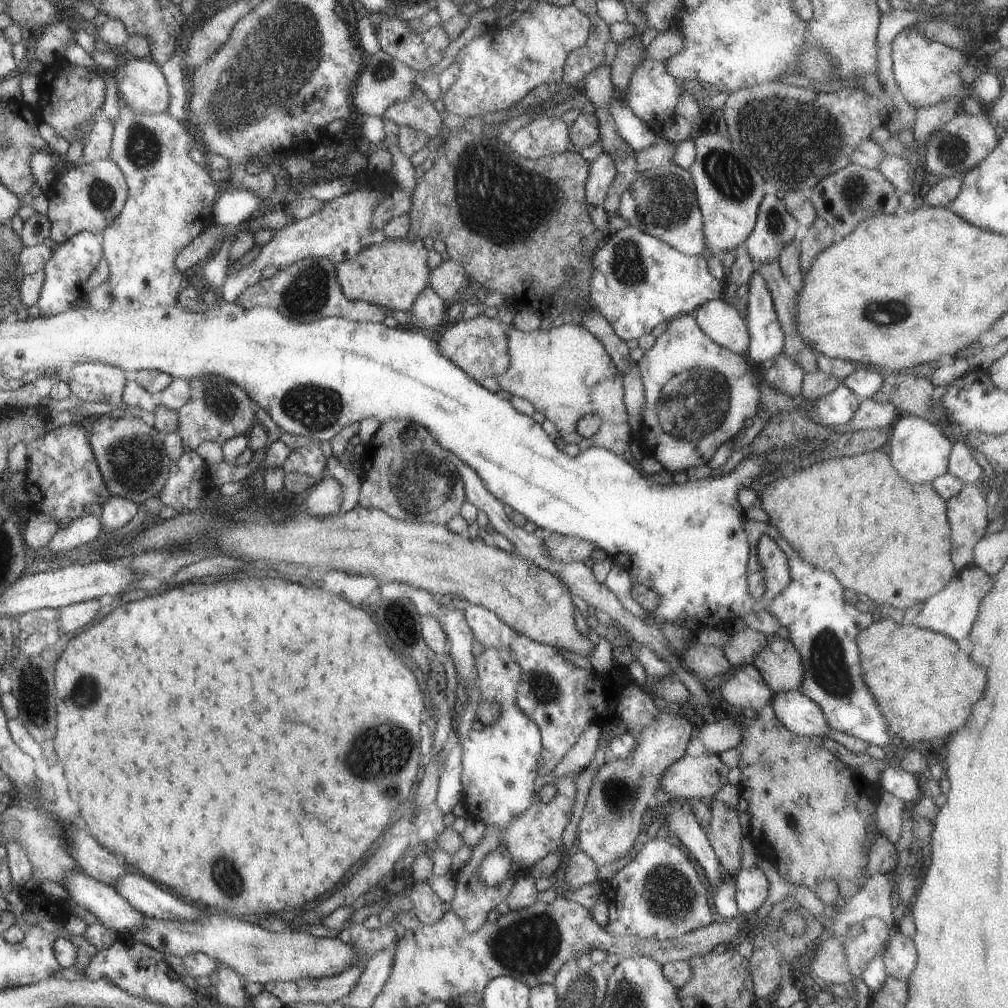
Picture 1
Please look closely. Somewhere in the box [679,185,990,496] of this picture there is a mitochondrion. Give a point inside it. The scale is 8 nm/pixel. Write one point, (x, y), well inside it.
(894, 311)

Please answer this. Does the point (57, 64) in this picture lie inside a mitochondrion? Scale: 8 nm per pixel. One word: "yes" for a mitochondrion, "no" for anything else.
no

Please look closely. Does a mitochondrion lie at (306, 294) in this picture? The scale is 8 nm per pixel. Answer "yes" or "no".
yes

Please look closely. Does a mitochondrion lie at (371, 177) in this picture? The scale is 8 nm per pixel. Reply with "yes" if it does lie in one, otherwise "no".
no

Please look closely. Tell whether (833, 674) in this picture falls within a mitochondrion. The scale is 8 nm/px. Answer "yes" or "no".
yes

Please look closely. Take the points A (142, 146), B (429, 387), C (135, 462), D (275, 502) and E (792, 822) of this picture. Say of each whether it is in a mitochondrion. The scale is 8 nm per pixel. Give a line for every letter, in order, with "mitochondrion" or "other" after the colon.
A: mitochondrion
B: other
C: mitochondrion
D: other
E: mitochondrion

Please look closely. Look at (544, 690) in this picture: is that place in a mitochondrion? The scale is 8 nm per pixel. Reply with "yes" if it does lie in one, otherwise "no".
yes

